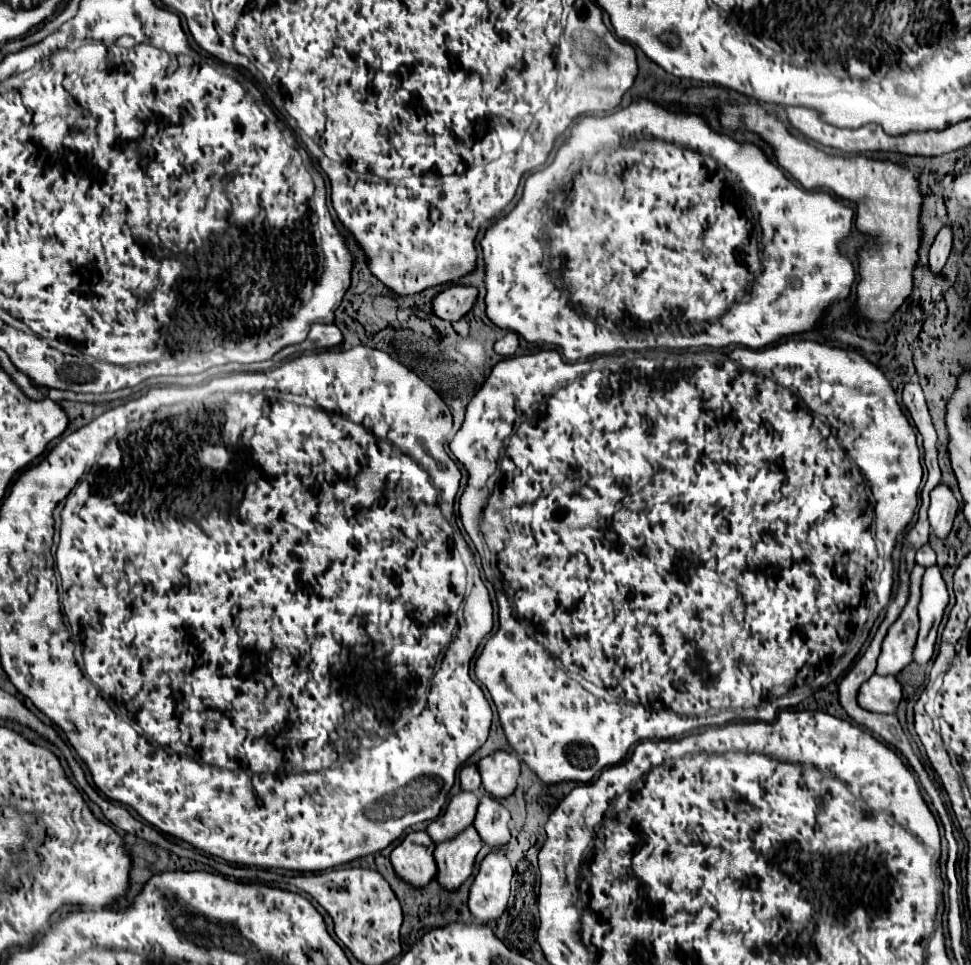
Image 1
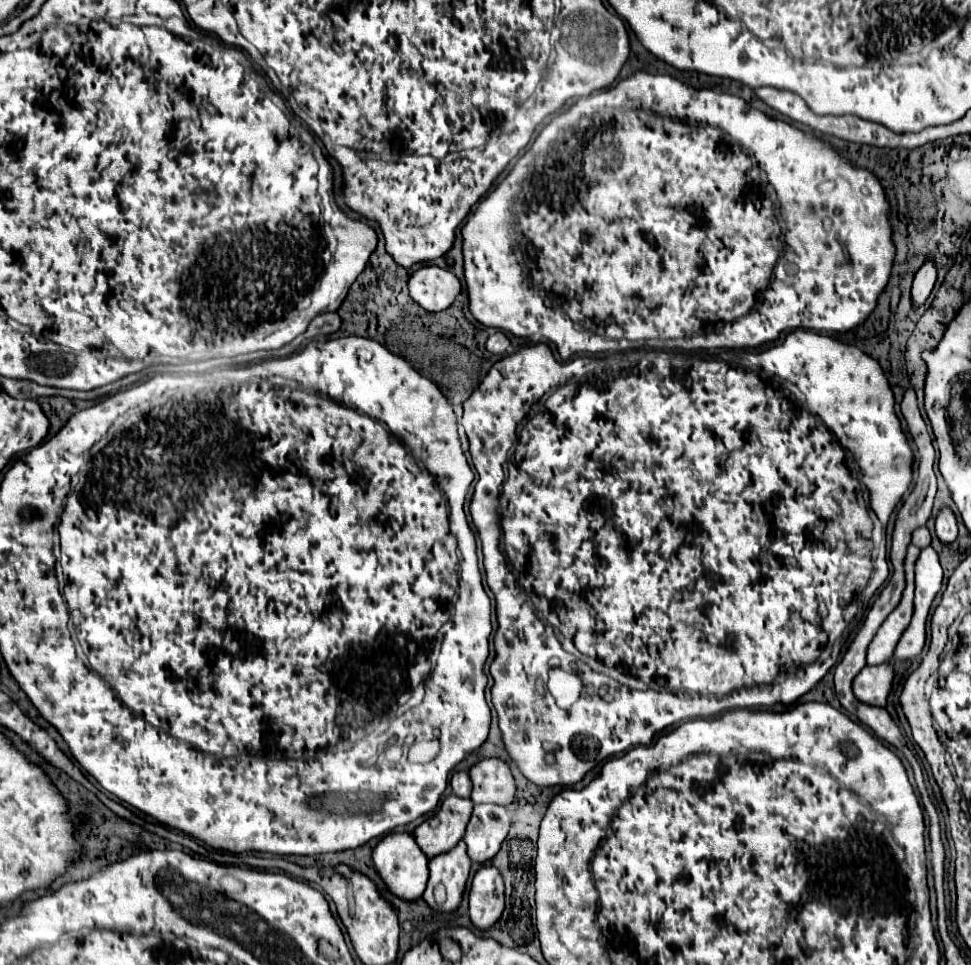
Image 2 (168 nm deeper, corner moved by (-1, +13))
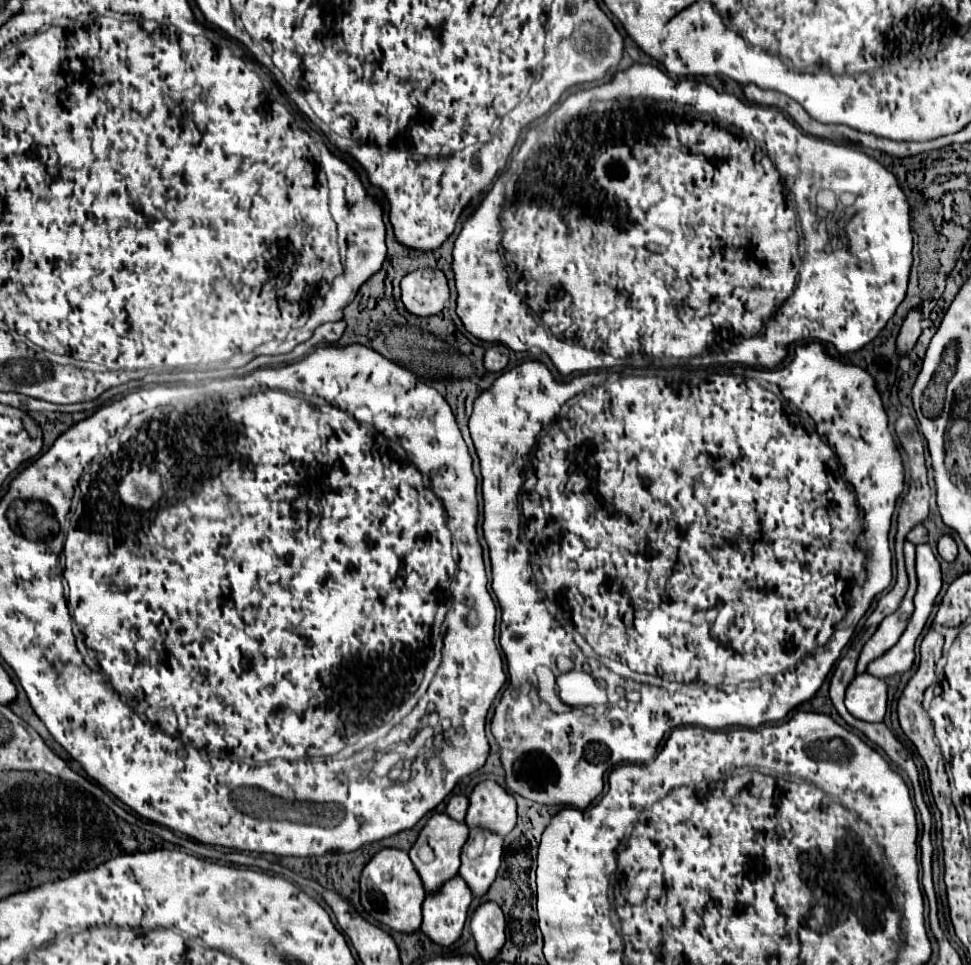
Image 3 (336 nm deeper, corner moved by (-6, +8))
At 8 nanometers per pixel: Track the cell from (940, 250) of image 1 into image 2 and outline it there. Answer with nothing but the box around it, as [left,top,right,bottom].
[911,261,937,307]

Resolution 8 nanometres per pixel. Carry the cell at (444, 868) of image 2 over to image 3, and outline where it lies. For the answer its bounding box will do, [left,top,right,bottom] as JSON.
[422,874,472,946]

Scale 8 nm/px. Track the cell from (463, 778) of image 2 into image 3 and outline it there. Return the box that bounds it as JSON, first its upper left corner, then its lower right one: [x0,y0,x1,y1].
[446,794,468,820]

